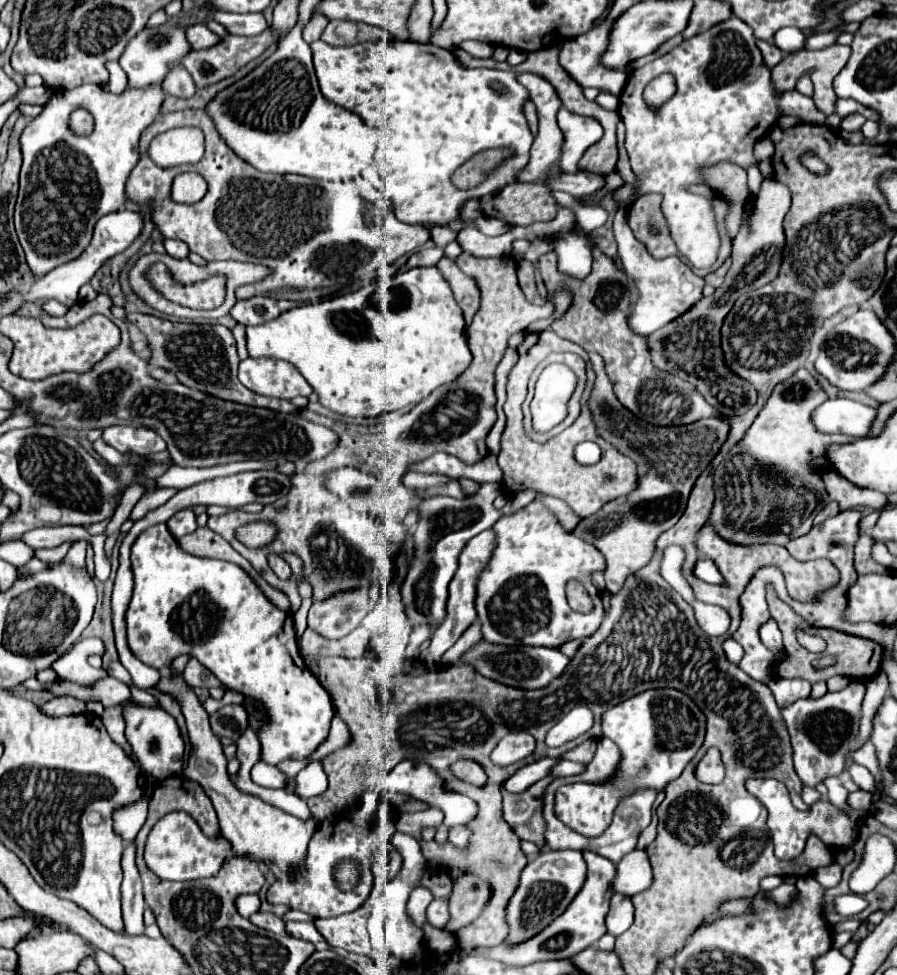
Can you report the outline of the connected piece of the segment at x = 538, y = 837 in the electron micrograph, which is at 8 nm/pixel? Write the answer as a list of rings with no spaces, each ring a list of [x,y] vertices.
[[[546,776],[532,784],[522,794],[510,794],[502,788],[504,796],[504,820],[510,824],[514,834],[522,840],[532,840],[540,850],[546,846],[544,830],[546,822],[542,818],[542,796],[546,786],[554,776]]]

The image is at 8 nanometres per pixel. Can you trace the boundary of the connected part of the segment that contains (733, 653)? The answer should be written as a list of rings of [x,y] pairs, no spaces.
[[[728,638],[728,640],[724,642],[724,652],[726,652],[726,656],[728,656],[728,660],[730,660],[732,664],[738,664],[738,662],[742,660],[742,654],[744,654],[742,646],[740,646],[734,638]]]

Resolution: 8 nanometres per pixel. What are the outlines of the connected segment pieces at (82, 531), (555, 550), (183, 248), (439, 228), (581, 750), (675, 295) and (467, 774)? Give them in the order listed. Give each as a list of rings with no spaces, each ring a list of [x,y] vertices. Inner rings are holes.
[[[56,526],[56,528],[34,528],[28,530],[22,540],[32,548],[56,548],[64,542],[86,538],[88,532],[84,526]]]
[[[534,500],[522,510],[500,518],[494,524],[498,546],[488,568],[480,574],[476,610],[482,624],[482,636],[494,644],[530,644],[558,648],[568,640],[588,638],[598,630],[604,618],[600,590],[592,584],[594,572],[606,570],[606,560],[590,542],[564,530],[558,518],[540,502]],[[580,580],[592,600],[594,612],[574,612],[566,602],[566,582]]]
[[[166,240],[164,246],[166,246],[166,252],[170,256],[174,256],[174,258],[186,258],[188,252],[190,252],[188,250],[188,244],[182,242],[182,240]]]
[[[436,224],[436,226],[430,228],[430,236],[436,242],[436,246],[444,248],[448,242],[456,240],[456,230],[448,228],[448,224]]]
[[[584,742],[584,744],[580,744],[578,748],[566,752],[564,758],[566,758],[566,760],[574,760],[574,762],[584,762],[584,764],[588,764],[590,758],[594,758],[594,750],[596,750],[596,742]]]
[[[616,210],[612,220],[614,236],[618,242],[618,258],[622,260],[624,270],[634,278],[634,284],[638,288],[638,300],[632,306],[630,314],[630,328],[638,334],[652,334],[654,330],[666,326],[674,318],[682,316],[686,310],[690,310],[700,298],[704,290],[704,278],[696,276],[678,256],[668,256],[662,260],[656,260],[648,254],[646,246],[638,242],[632,234],[632,230],[626,224],[626,210]]]
[[[460,760],[460,762],[456,762],[454,768],[452,768],[452,772],[454,772],[458,778],[462,778],[462,780],[466,780],[466,782],[472,782],[472,784],[484,784],[484,782],[486,782],[484,770],[482,770],[476,762],[470,762],[470,760]]]

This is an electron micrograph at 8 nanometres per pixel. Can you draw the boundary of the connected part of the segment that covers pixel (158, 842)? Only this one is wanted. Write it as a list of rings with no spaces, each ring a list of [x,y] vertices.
[[[170,812],[166,814],[148,834],[144,860],[146,866],[164,880],[194,880],[208,878],[220,872],[222,862],[230,856],[236,856],[222,836],[218,840],[210,840],[202,834],[196,820],[186,812]]]

